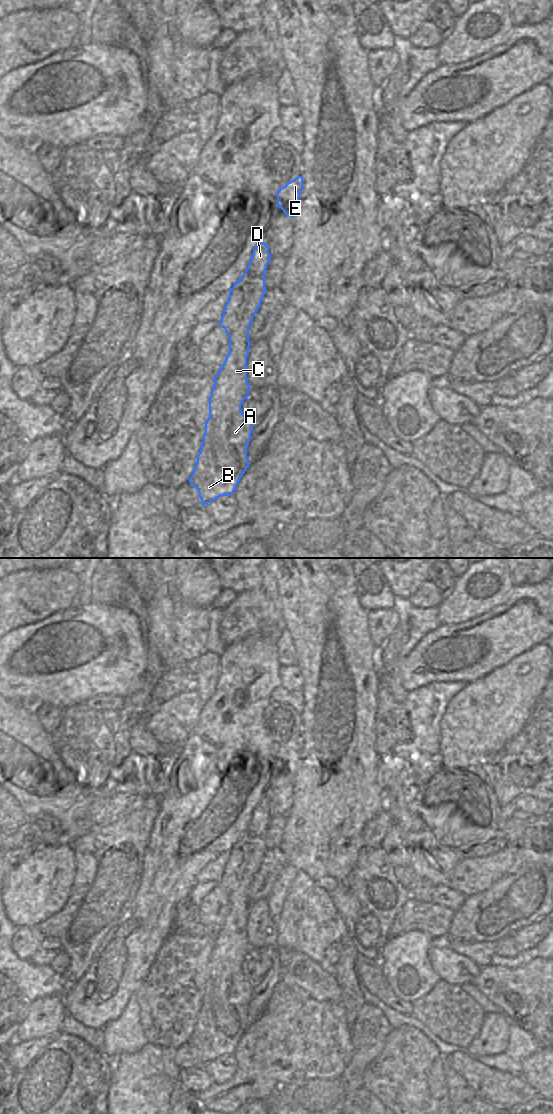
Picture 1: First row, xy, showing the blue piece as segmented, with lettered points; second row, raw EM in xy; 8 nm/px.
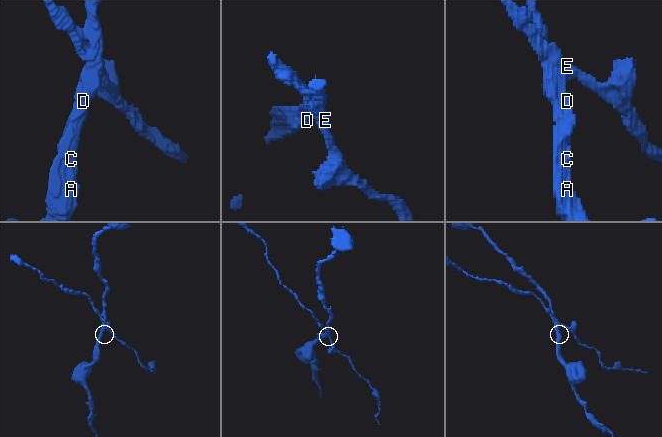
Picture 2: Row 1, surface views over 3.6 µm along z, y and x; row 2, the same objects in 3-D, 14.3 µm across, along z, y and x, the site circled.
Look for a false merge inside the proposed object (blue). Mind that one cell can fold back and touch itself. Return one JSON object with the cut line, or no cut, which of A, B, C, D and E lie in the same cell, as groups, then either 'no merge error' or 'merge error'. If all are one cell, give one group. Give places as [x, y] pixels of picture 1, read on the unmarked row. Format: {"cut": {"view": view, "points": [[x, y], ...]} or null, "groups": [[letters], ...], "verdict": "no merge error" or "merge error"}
{"cut": {"view": "xy", "points": [[277, 753], [294, 772]]}, "groups": [["A", "B", "C", "D"], ["E"]], "verdict": "merge error"}

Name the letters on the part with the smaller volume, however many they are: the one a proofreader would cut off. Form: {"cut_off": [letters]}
{"cut_off": ["E"]}

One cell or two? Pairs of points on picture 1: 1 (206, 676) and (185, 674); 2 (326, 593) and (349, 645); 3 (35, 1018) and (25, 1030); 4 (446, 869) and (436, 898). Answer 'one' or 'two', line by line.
1: two
2: one
3: one
4: two

